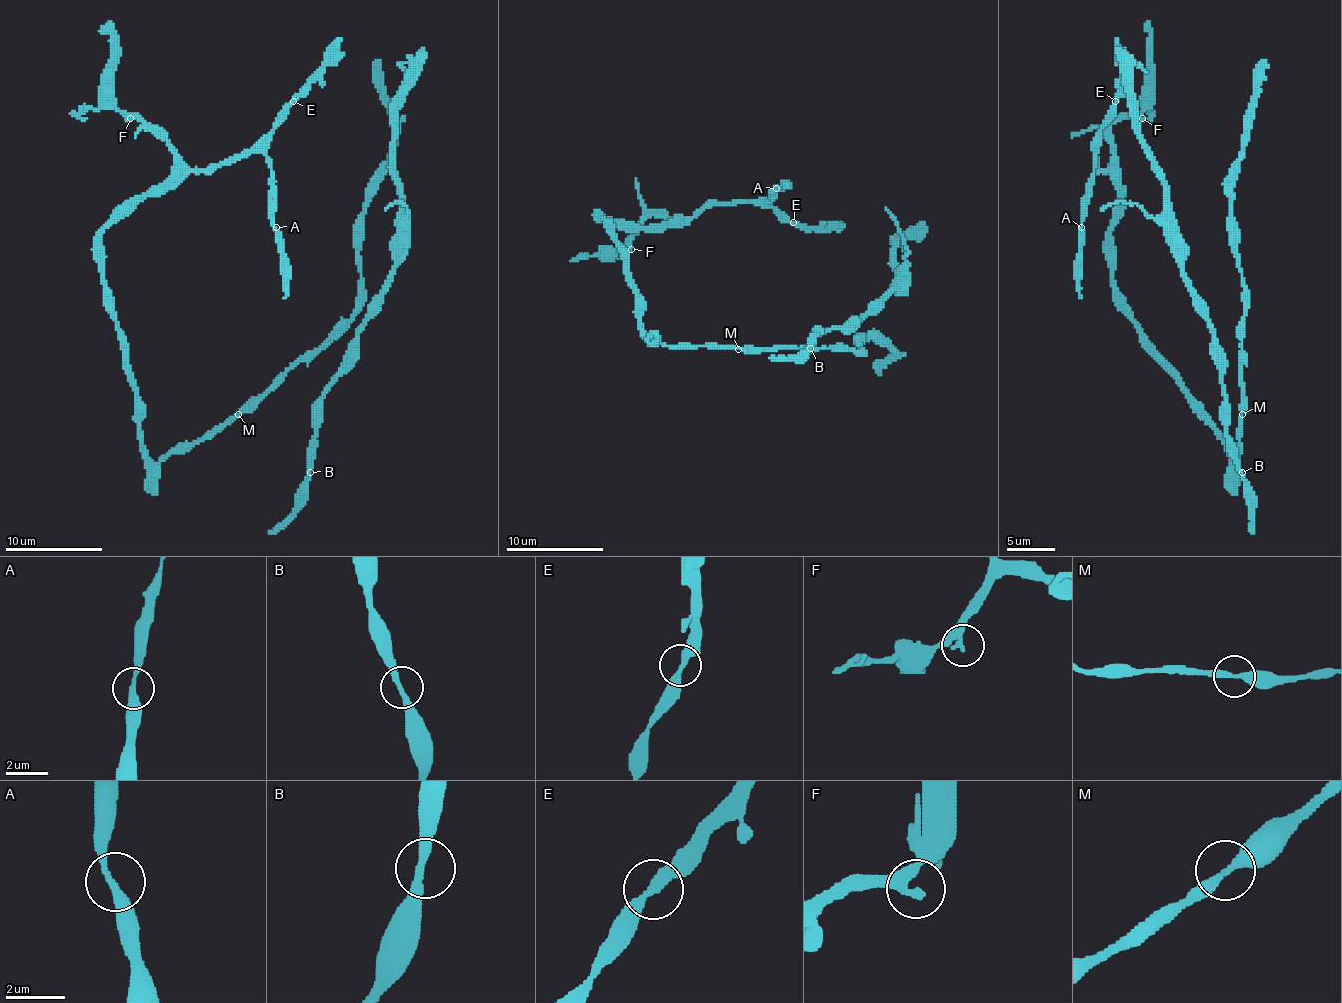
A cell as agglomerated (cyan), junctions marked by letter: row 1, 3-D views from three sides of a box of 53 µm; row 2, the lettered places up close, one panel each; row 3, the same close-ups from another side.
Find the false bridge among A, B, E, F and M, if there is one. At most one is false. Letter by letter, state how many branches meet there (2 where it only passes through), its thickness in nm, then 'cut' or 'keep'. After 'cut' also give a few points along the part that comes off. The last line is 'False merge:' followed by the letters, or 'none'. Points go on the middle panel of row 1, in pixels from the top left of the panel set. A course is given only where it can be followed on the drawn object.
A: branches 2; calibre 300 nm; keep
B: branches 2; calibre 280 nm; keep
E: branches 2; calibre 320 nm; keep
F: branches 2; calibre 340 nm; keep
M: branches 2; calibre 320 nm; keep
False merge: none

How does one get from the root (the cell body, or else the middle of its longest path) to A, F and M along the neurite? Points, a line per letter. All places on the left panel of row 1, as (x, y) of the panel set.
A: (147, 451), (125, 341), (104, 278), (101, 232), (189, 172), (252, 152), (261, 152), (271, 169), (276, 227)
F: (147, 451), (125, 341), (104, 278), (101, 232), (172, 174), (174, 150), (140, 118), (130, 118)
M: (147, 451), (155, 463), (164, 460), (172, 453), (184, 453), (196, 443), (210, 438), (237, 414)

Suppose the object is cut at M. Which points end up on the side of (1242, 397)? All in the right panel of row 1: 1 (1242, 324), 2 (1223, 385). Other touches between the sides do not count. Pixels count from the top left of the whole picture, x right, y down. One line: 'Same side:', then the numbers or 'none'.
Same side: 1

